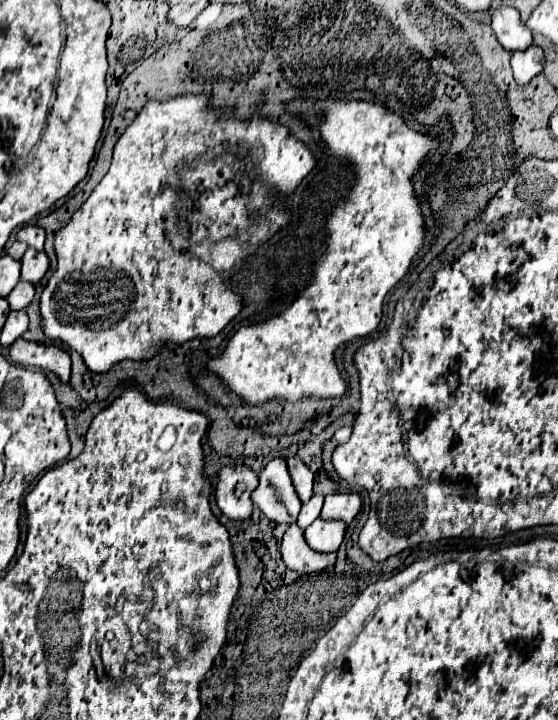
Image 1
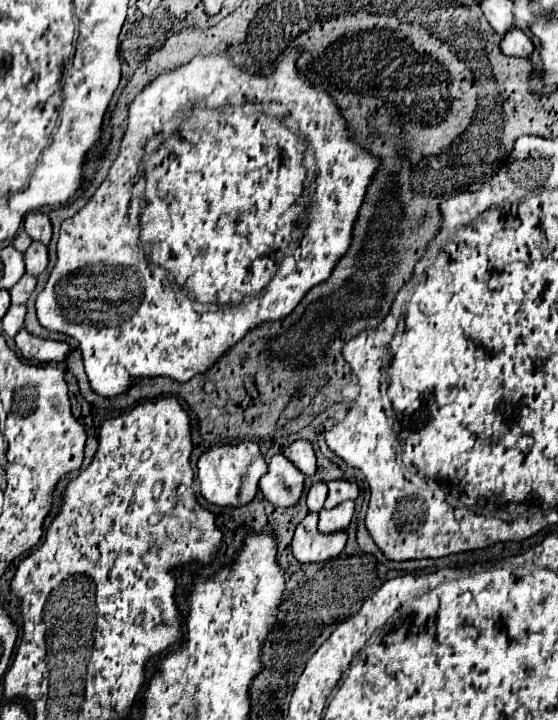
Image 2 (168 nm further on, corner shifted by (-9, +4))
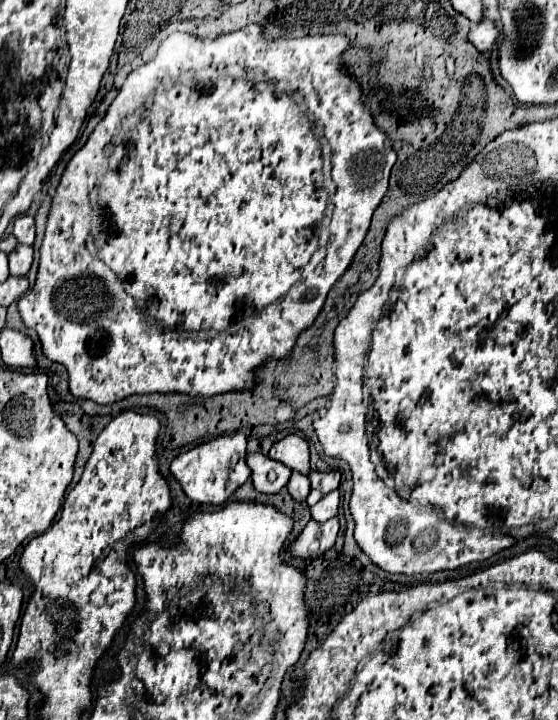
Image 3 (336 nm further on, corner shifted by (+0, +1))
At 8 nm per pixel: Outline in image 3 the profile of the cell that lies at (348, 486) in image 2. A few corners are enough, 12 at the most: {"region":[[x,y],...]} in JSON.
{"region":[[311,470],[307,504],[339,486],[339,470]]}

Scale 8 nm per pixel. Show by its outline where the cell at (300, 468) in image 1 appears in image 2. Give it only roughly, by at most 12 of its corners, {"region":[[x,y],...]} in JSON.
{"region":[[294,441],[284,455],[306,475],[316,473],[316,455],[308,441]]}

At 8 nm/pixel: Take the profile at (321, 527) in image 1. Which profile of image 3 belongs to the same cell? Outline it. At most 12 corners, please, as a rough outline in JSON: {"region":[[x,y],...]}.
{"region":[[339,490],[323,496],[313,508],[313,520],[323,524],[337,516]]}

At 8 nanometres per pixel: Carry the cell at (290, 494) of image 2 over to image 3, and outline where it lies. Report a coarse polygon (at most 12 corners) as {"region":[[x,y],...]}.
{"region":[[247,454],[257,492],[275,494],[291,476],[281,462]]}

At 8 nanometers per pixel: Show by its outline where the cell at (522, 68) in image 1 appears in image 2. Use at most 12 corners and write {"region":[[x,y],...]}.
{"region":[[516,27],[502,37],[504,55],[530,59],[532,39]]}

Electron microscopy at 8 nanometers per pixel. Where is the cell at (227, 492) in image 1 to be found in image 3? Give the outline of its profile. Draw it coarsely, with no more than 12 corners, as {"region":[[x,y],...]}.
{"region":[[241,430],[179,454],[191,500],[223,504],[251,476]]}

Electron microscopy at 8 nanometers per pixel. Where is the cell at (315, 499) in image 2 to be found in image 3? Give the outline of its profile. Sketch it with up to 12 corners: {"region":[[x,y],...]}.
{"region":[[293,472],[287,490],[295,500],[305,500],[311,490],[305,474]]}

